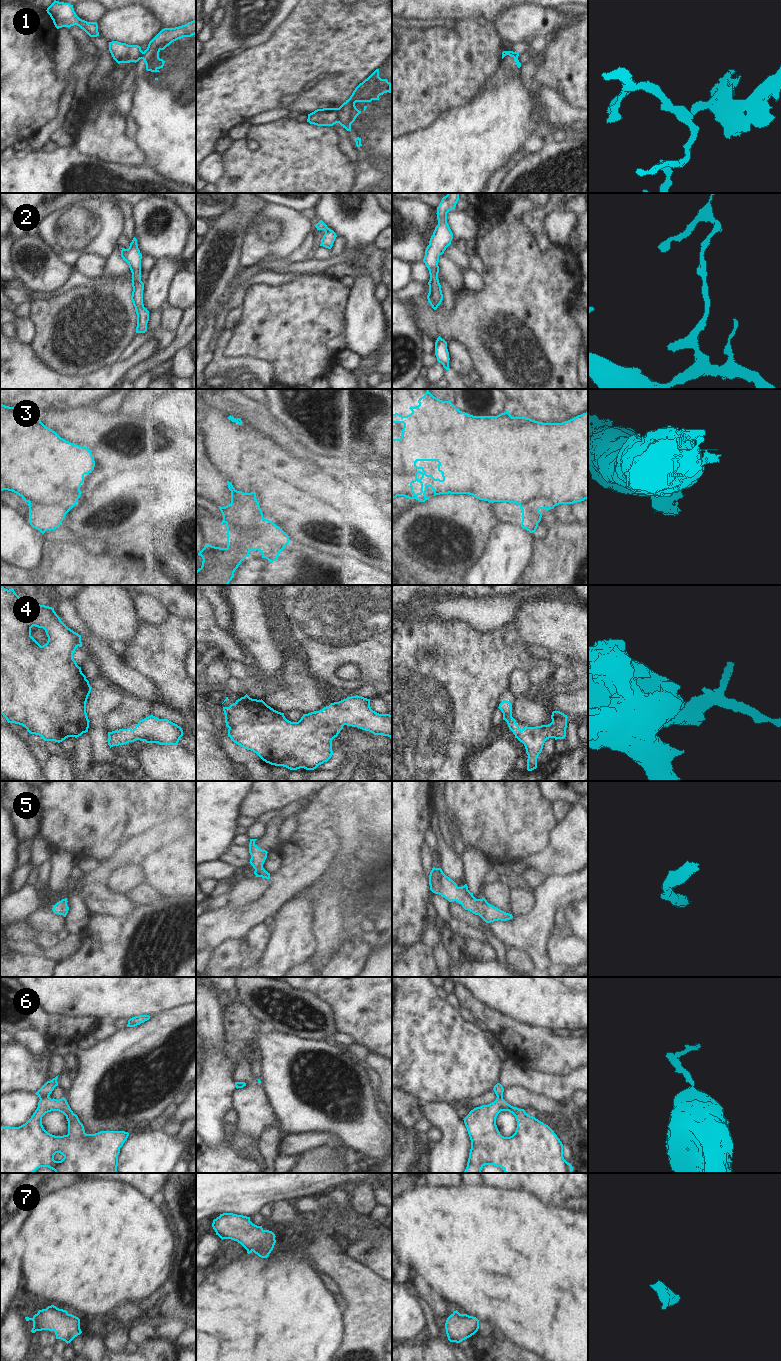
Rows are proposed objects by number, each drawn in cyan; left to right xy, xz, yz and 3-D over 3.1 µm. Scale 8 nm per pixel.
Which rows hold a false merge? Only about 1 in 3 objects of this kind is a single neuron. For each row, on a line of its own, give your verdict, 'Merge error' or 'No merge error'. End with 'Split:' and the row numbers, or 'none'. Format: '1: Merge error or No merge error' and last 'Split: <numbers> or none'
1: Merge error
2: No merge error
3: Merge error
4: No merge error
5: No merge error
6: Merge error
7: No merge error
Split: 1, 3, 6

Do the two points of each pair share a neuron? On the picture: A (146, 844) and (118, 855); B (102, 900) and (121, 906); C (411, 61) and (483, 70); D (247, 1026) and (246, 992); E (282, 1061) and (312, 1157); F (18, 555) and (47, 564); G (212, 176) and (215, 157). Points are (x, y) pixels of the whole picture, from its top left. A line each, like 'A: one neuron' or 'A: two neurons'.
A: one neuron
B: one neuron
C: one neuron
D: two neurons
E: two neurons
F: two neurons
G: one neuron

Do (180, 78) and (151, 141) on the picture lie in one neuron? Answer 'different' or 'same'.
same

